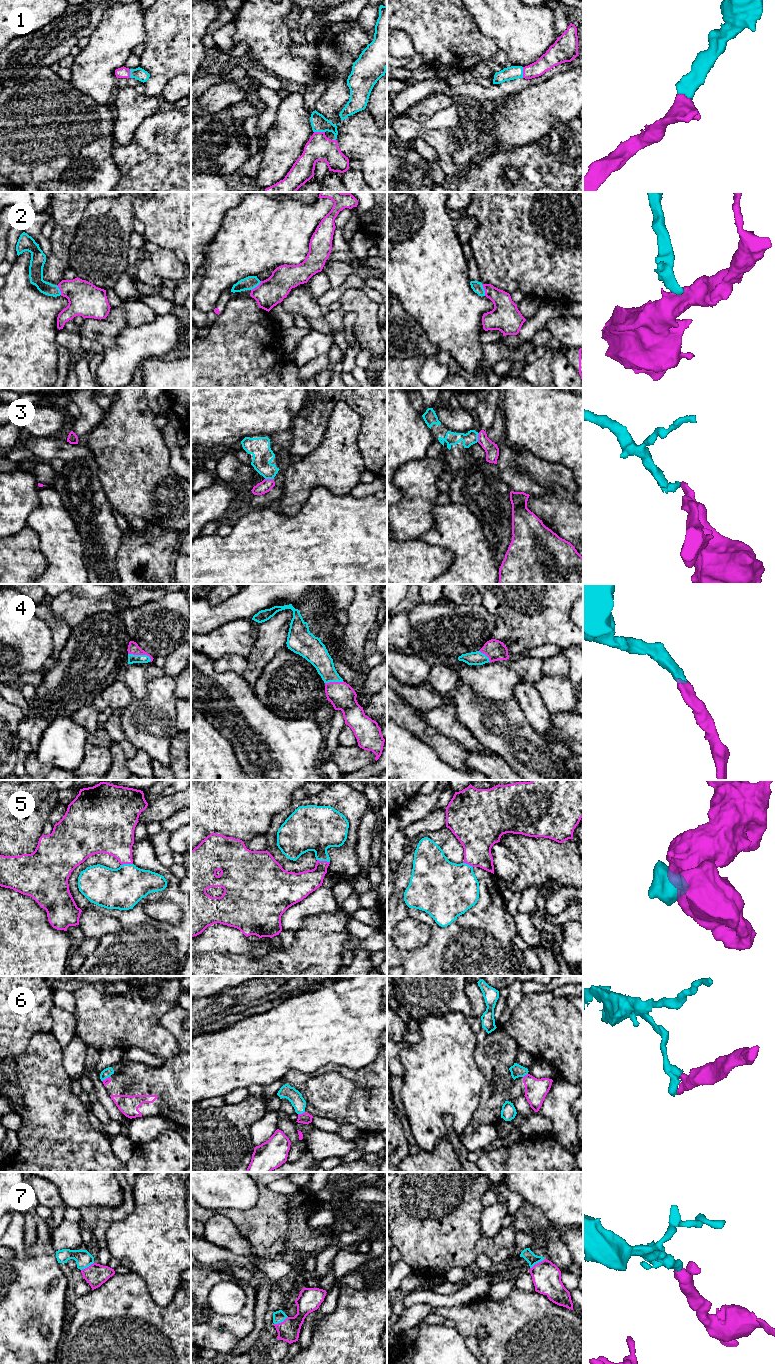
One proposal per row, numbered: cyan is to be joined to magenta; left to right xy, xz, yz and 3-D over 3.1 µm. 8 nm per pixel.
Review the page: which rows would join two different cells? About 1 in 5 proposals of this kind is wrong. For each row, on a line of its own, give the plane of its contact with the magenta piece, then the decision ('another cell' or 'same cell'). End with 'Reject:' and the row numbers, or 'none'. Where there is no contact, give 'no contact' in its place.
1: contact in xz; same cell
2: contact in yz; same cell
3: contact in xz; another cell
4: contact in xy; same cell
5: contact in xz; same cell
6: contact in xz; another cell
7: contact in yz; same cell
Reject: 3, 6

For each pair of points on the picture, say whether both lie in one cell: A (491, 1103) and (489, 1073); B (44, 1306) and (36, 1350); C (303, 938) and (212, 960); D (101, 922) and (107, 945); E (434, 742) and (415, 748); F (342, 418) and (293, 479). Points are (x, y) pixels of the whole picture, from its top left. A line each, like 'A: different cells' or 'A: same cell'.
A: same cell
B: same cell
C: same cell
D: different cells
E: different cells
F: same cell

